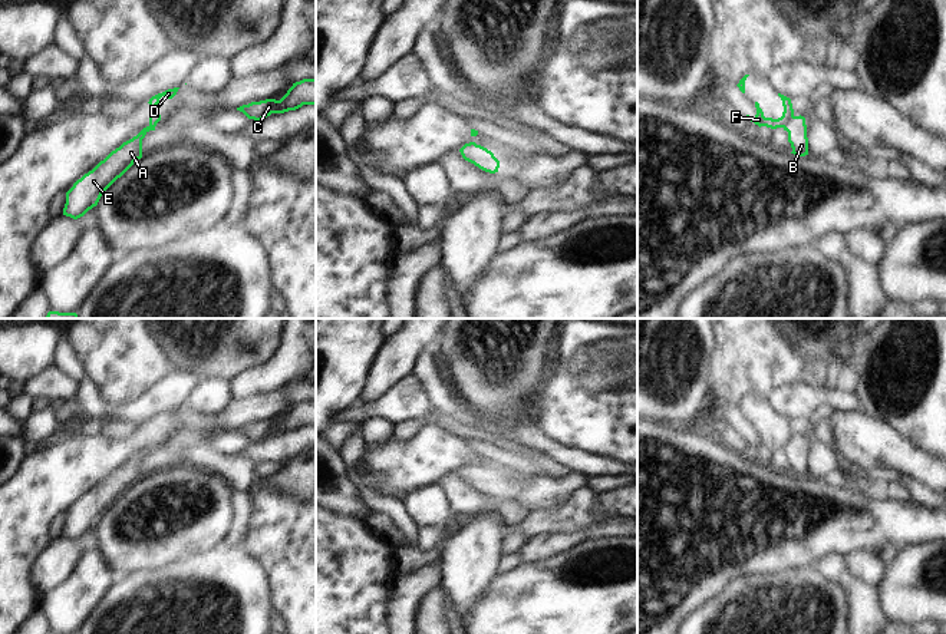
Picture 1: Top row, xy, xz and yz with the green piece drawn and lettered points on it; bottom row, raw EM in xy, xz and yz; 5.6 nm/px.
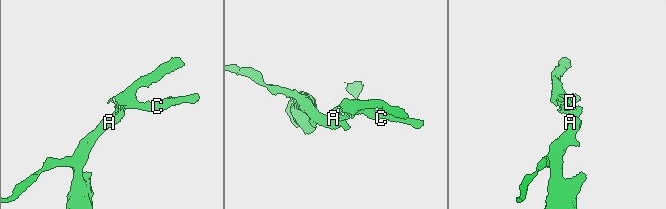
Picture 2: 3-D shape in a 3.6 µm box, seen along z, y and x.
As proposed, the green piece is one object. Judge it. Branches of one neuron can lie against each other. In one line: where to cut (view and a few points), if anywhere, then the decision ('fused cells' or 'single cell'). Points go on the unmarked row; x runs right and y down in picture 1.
yz (793, 436), (783, 448) | fused cells

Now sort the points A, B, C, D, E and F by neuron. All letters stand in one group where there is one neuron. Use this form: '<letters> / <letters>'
A B E / C D F

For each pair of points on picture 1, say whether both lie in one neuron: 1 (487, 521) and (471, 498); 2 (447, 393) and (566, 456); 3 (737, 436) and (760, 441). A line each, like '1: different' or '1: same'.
1: different
2: same
3: different

